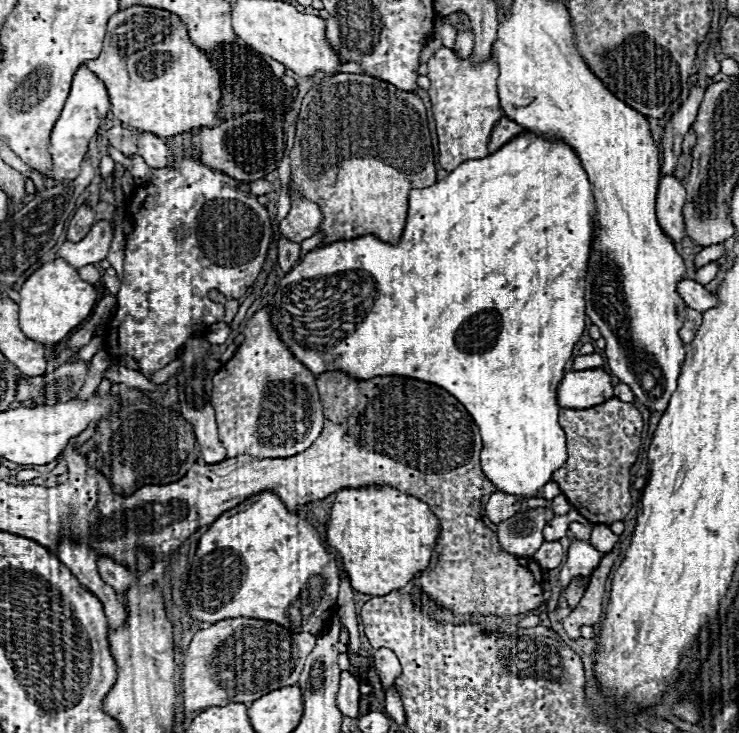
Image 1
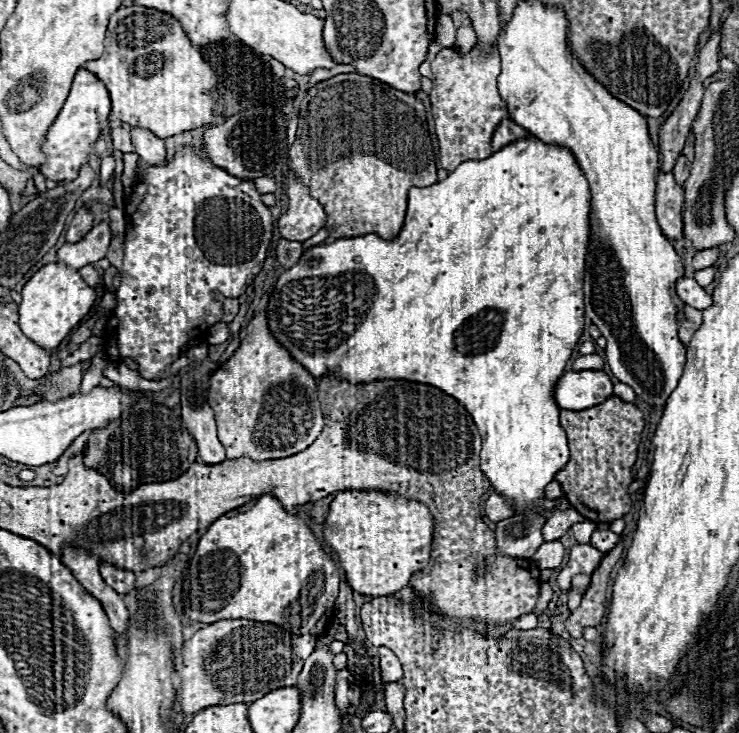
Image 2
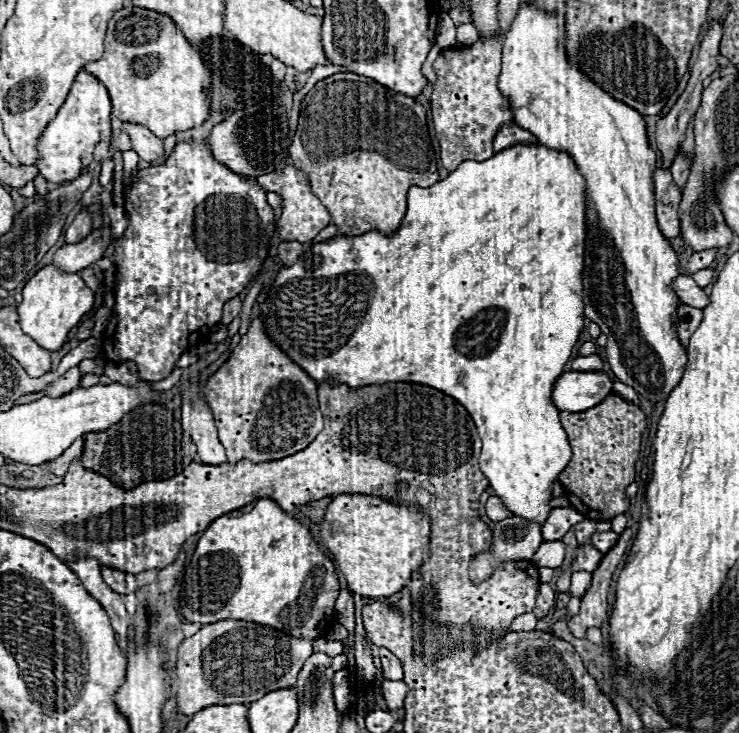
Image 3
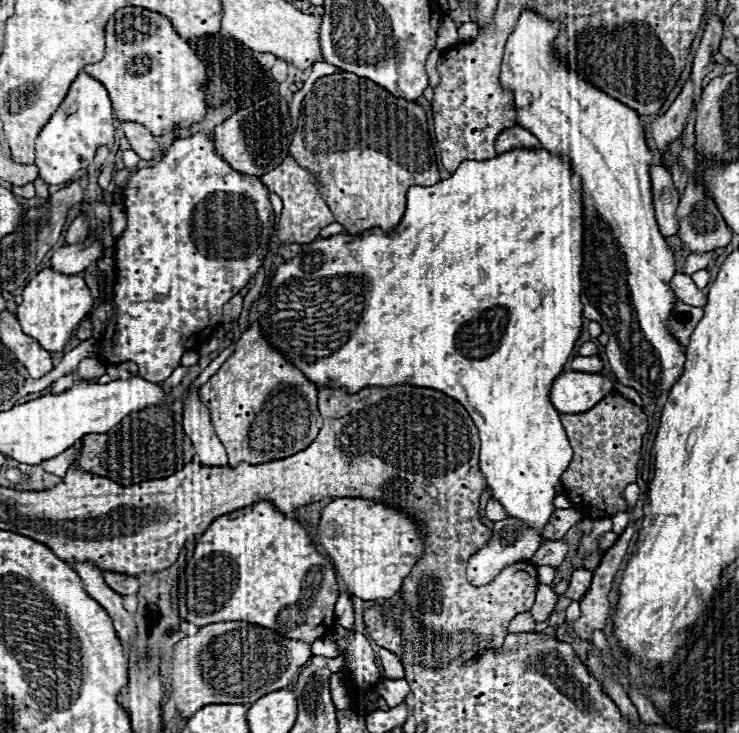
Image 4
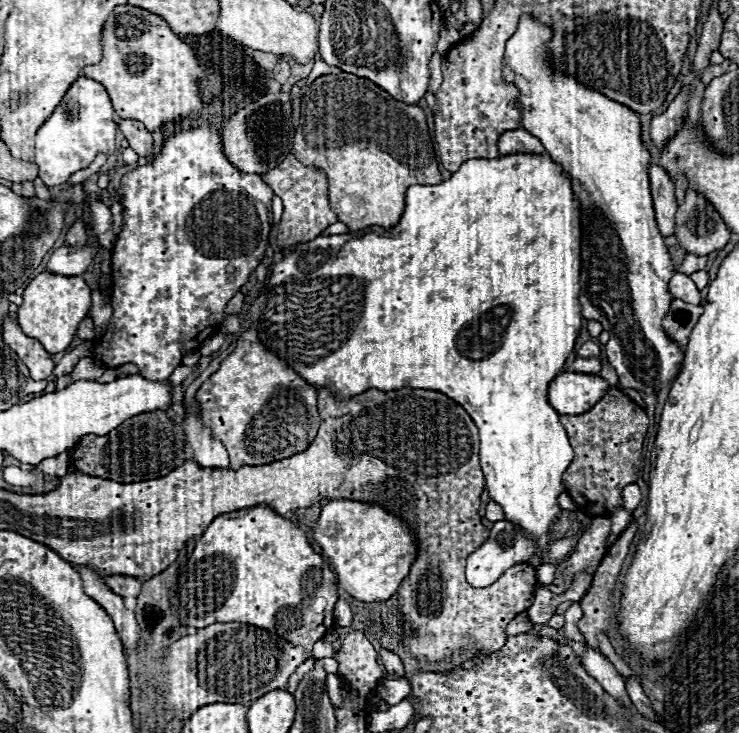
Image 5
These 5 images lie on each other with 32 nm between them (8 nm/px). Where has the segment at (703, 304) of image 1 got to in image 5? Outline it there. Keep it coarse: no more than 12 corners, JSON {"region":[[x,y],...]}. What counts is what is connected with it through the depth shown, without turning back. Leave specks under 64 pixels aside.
{"region":[[674,274],[668,292],[688,304],[702,304],[700,290],[684,276]]}

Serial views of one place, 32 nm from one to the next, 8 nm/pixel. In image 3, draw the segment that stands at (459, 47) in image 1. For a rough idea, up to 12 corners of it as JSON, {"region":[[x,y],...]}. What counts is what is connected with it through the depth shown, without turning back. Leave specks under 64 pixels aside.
{"region":[[458,26],[458,44],[472,46],[478,40],[476,26]]}

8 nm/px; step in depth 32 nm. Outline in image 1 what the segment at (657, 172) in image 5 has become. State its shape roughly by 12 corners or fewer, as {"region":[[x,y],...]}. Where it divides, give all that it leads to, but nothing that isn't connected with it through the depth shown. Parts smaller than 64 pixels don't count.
{"region":[[660,176],[656,214],[674,242],[684,232],[684,186],[674,176]]}

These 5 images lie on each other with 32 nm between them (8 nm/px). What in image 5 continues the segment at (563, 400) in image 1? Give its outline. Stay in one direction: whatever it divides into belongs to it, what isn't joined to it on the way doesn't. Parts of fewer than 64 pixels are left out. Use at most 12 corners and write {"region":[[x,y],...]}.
{"region":[[564,372],[548,386],[558,414],[584,414],[610,384]]}

